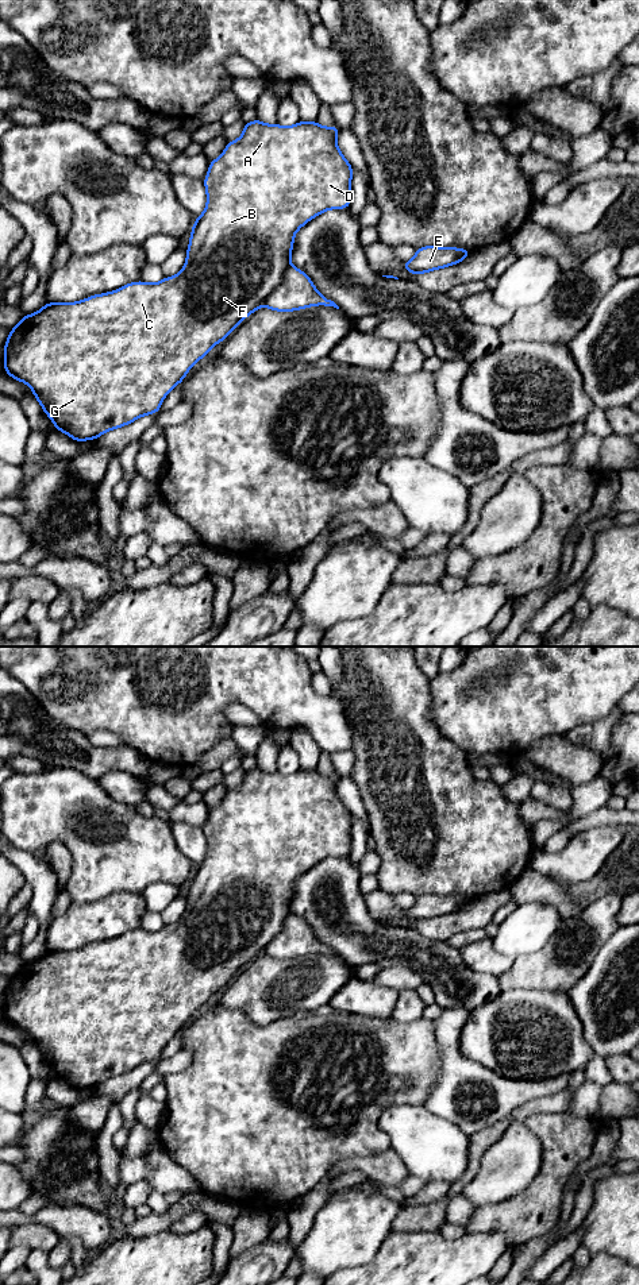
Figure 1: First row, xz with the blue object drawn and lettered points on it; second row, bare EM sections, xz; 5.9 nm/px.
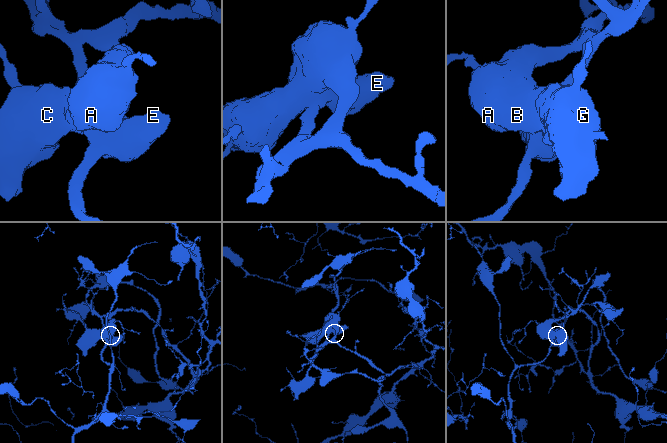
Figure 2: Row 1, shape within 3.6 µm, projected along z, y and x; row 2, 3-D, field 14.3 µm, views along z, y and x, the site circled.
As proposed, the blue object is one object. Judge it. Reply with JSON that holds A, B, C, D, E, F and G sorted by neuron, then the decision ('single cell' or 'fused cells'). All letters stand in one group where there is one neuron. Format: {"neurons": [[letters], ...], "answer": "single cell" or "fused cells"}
{"neurons": [["A", "B", "C", "D", "E", "F", "G"]], "answer": "single cell"}

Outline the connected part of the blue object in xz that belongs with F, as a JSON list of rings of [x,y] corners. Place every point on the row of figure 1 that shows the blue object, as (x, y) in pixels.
[[[258,119],[245,123],[242,136],[238,140],[227,142],[222,155],[218,159],[209,161],[207,177],[203,180],[207,190],[207,207],[201,216],[193,223],[186,250],[186,262],[182,270],[174,277],[165,277],[158,283],[136,281],[127,283],[115,292],[95,294],[78,302],[46,302],[39,312],[23,316],[20,323],[11,329],[8,339],[3,346],[5,351],[5,374],[27,383],[32,389],[32,395],[39,401],[43,412],[50,417],[57,431],[82,443],[84,440],[96,440],[103,433],[128,425],[136,418],[150,413],[159,413],[162,400],[185,379],[186,373],[193,364],[204,358],[215,344],[222,343],[240,321],[254,313],[259,306],[263,305],[276,312],[292,312],[316,305],[339,309],[334,301],[316,290],[313,282],[303,270],[295,269],[290,263],[295,234],[305,223],[328,209],[347,209],[350,207],[354,167],[338,148],[336,138],[339,132],[340,128],[338,126],[323,127],[317,121],[300,120],[290,127],[282,127],[277,123],[265,124]]]

